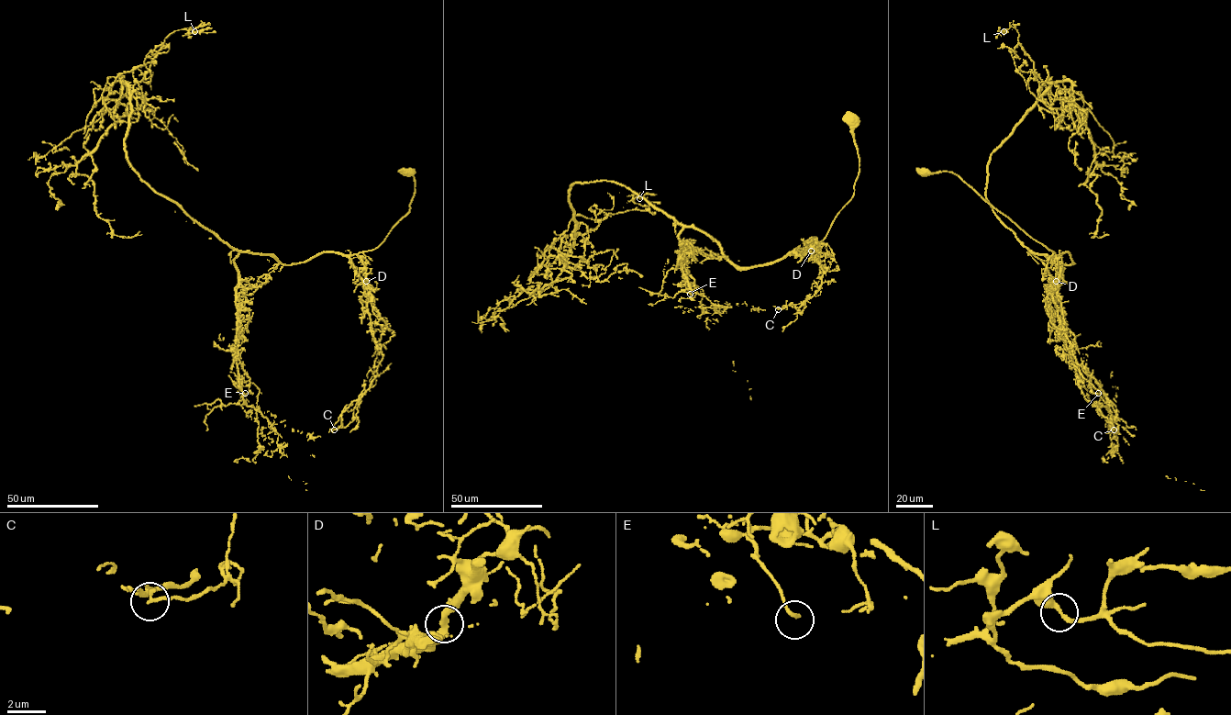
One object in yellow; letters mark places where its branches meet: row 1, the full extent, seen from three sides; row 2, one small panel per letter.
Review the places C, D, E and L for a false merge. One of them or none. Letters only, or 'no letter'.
C

